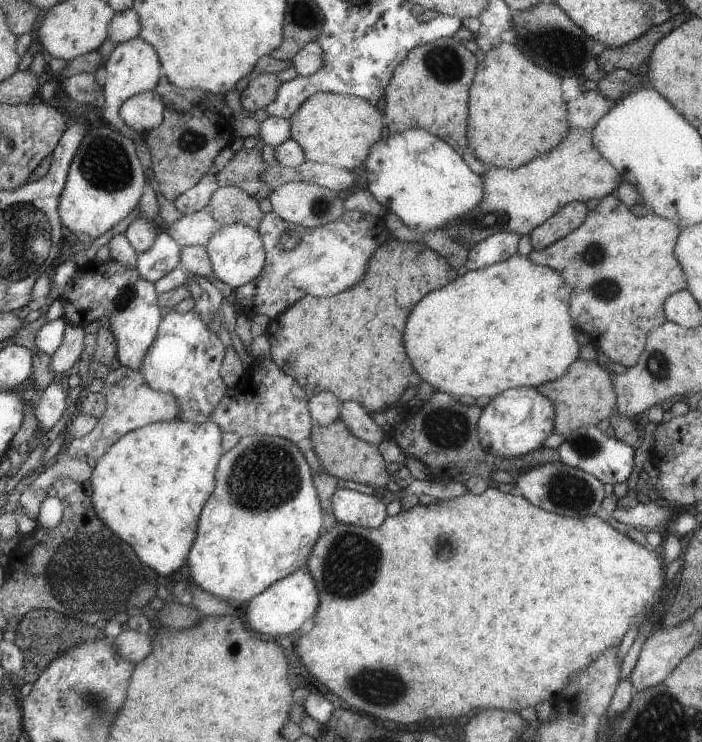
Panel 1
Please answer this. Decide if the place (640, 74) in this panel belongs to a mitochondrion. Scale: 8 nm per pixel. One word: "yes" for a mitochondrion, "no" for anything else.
no

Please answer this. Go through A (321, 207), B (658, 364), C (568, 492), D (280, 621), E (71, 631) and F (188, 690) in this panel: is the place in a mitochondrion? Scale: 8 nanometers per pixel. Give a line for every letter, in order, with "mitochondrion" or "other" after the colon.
A: mitochondrion
B: mitochondrion
C: mitochondrion
D: other
E: mitochondrion
F: other

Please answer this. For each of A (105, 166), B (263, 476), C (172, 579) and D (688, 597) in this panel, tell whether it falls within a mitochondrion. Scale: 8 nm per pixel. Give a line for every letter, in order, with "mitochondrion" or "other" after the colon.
A: mitochondrion
B: mitochondrion
C: other
D: other

